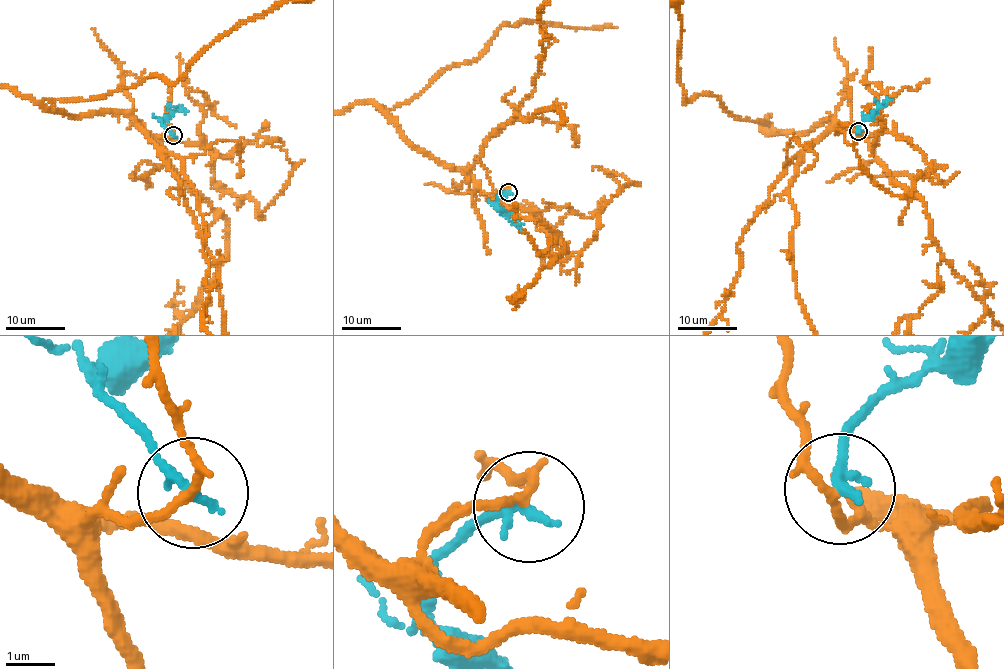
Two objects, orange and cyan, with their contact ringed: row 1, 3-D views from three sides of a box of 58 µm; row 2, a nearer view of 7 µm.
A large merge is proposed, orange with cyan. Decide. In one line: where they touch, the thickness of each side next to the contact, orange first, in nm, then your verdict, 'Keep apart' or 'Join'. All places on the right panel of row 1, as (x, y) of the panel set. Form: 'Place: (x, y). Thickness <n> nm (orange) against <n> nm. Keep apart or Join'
Place: (858, 131). Thickness 170 nm (orange) against 260 nm. Keep apart

